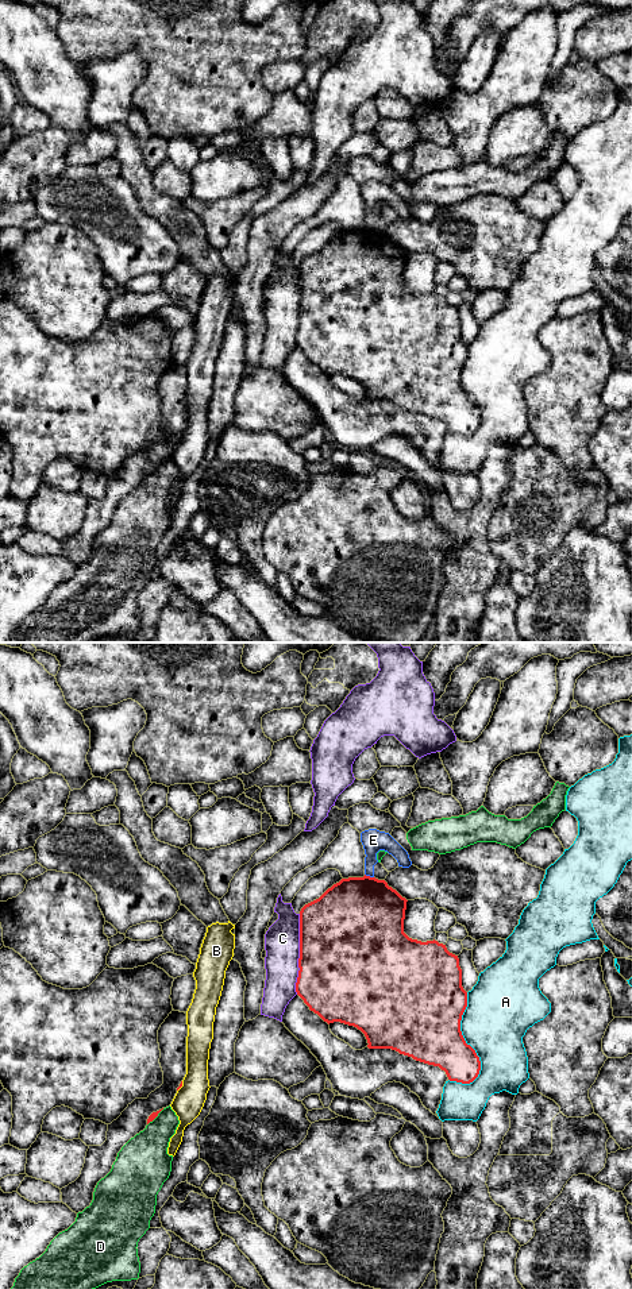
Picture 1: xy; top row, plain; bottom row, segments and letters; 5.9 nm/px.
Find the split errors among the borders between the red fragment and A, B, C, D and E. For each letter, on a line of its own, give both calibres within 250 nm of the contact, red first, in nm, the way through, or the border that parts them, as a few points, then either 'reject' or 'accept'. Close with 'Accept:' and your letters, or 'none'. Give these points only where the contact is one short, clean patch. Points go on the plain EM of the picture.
A: calibres 400 and 380 nm; reject
B: calibres 20 and 180 nm; border xy (182, 433), (177, 443); reject
C: calibres 500 and 200 nm; reject
D: calibres 40 and 280 nm; reject
E: calibres 480 and 140 nm; border xy (365, 226), (373, 230); reject
Accept: none

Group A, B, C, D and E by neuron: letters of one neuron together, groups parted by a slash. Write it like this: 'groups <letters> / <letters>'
groups A / B E / C / D

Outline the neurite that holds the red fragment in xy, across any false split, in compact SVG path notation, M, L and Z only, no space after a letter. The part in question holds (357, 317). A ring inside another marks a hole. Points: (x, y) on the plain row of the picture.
M365 227L363 229L342 231L339 235L328 240L319 251L305 256L300 263L300 323L296 335L296 344L309 359L309 362L317 366L328 377L340 374L361 382L367 391L369 401L396 402L400 406L412 409L416 413L439 418L446 424L450 433L470 436L479 427L481 413L475 402L466 395L460 383L462 367L467 359L467 344L462 339L462 321L459 319L459 310L458 308L450 305L446 297L439 296L435 292L421 294L409 290L404 285L406 254L408 252L396 242L389 239L385 232L378 232Z

